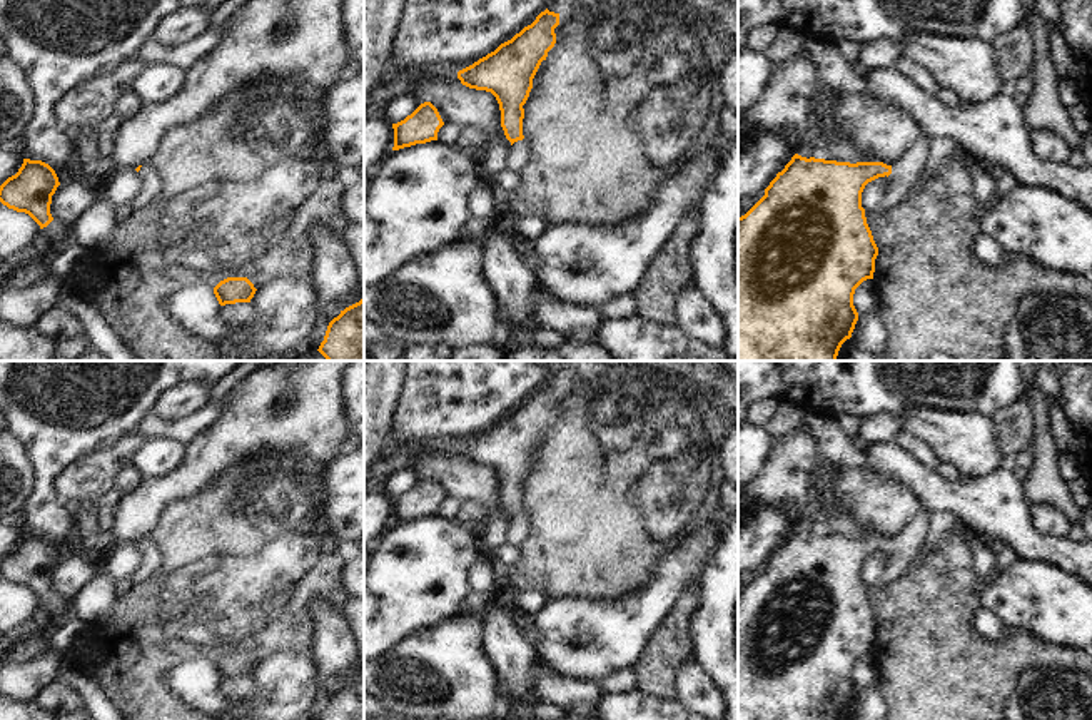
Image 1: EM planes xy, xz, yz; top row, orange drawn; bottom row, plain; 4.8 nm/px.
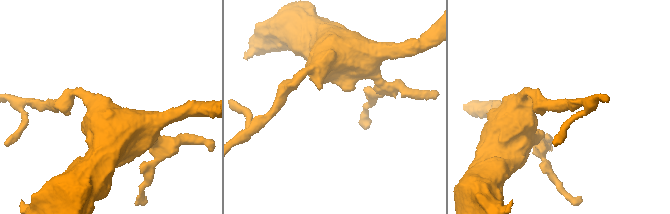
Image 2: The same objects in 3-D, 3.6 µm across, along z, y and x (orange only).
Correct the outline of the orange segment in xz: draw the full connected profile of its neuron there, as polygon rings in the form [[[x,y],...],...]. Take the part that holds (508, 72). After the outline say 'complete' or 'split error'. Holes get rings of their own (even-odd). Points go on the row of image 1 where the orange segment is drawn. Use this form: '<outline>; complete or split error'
[[[551,0],[536,20],[501,43],[494,52],[458,72],[463,85],[491,92],[501,110],[501,127],[511,142],[504,169],[519,174],[528,164],[528,144],[523,135],[523,119],[533,79],[556,43],[554,28],[569,20],[576,0]]]; split error

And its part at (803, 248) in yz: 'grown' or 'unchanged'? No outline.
grown

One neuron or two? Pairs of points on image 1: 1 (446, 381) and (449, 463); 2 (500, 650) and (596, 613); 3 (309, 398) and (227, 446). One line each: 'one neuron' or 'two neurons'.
1: two neurons
2: two neurons
3: one neuron

